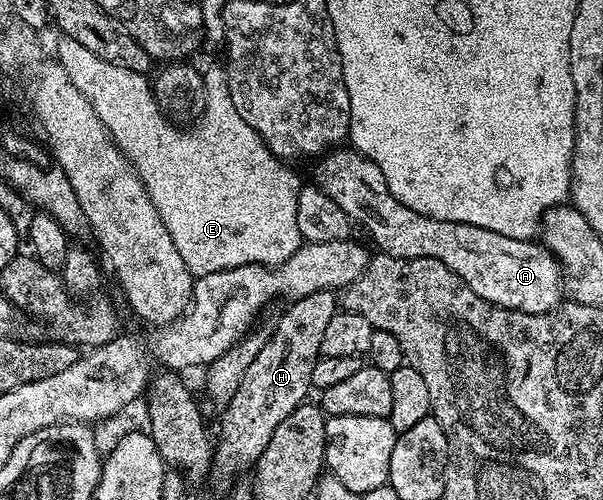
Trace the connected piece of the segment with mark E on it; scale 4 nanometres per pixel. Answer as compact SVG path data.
M67 33L59 37L55 58L62 69L66 69L70 81L74 81L74 85L90 101L94 113L98 113L102 125L112 136L113 143L128 158L132 170L143 181L154 209L158 209L158 217L162 217L162 225L166 225L166 233L170 233L170 241L174 241L178 254L182 261L186 261L186 269L193 277L251 263L259 267L276 267L294 257L302 242L298 233L301 180L296 180L295 173L288 168L291 166L277 159L259 133L242 121L242 113L234 109L228 73L223 66L203 72L204 114L191 129L181 129L165 116L156 103L154 87L147 74L108 64Z

